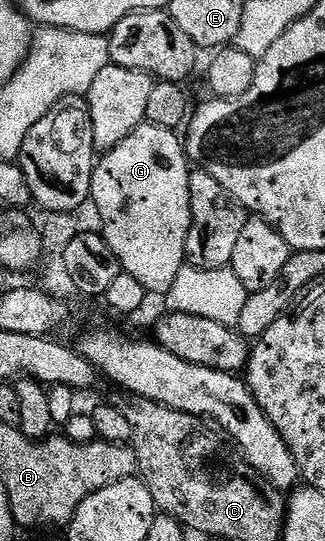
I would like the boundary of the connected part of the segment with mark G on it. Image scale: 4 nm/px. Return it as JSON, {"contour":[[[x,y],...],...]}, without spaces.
{"contour":[[[139,125],[135,131],[118,147],[107,150],[97,160],[96,170],[92,176],[91,204],[96,204],[100,212],[100,221],[104,224],[102,236],[114,251],[120,261],[123,272],[134,275],[142,287],[150,295],[166,295],[170,287],[174,287],[174,279],[178,279],[178,271],[186,264],[184,252],[186,239],[192,222],[190,211],[190,162],[183,140],[176,138],[177,134],[166,127]]]}

